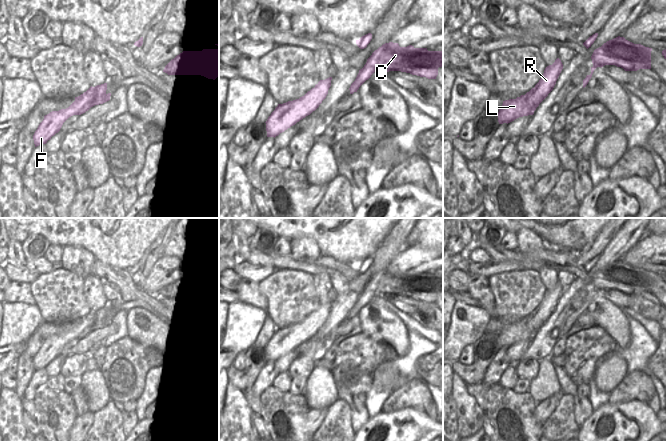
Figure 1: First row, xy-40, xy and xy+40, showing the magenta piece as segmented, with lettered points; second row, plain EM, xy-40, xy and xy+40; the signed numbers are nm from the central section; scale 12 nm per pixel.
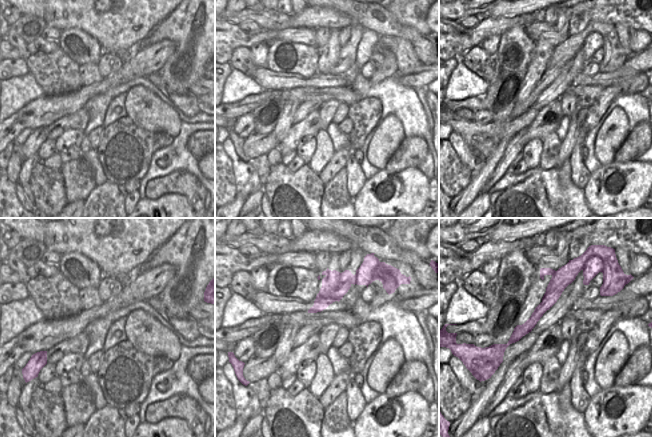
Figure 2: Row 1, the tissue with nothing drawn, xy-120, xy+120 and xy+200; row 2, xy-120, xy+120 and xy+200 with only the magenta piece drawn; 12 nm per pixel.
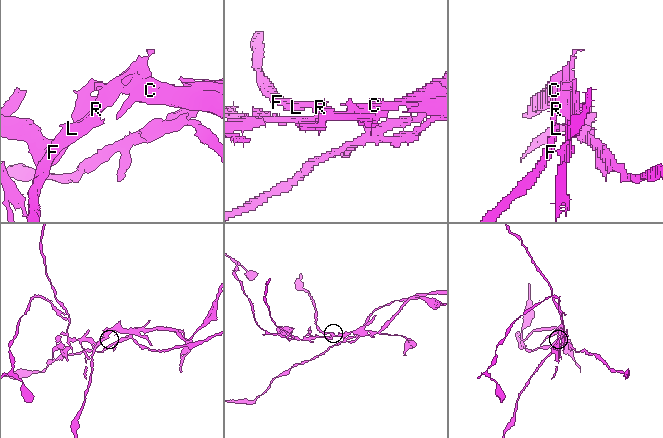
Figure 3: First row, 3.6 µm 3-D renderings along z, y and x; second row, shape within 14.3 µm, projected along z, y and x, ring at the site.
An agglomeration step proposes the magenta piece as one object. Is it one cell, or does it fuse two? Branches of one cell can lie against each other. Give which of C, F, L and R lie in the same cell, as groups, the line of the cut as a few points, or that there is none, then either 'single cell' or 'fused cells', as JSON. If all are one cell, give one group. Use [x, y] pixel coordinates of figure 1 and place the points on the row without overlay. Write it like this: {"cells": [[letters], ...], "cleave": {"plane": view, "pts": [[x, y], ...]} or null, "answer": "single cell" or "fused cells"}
{"cells": [["C", "R"], ["F", "L"]], "cleave": {"plane": "xy+40", "pts": [[517, 321], [524, 322], [533, 335]]}, "answer": "fused cells"}

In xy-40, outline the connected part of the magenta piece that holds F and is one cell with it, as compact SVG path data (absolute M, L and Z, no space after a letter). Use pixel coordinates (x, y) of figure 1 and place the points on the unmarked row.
M75 325L66 333L52 335L44 340L43 345L39 348L33 359L35 371L46 368L56 357L58 357L63 347L73 339L81 339L86 335L83 334L81 326Z

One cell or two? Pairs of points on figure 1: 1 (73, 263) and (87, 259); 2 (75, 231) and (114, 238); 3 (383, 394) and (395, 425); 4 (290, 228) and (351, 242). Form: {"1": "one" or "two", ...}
{"1": "one", "2": "one", "3": "two", "4": "one"}

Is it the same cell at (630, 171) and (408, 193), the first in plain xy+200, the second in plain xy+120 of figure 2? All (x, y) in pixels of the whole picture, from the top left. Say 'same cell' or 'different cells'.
same cell

